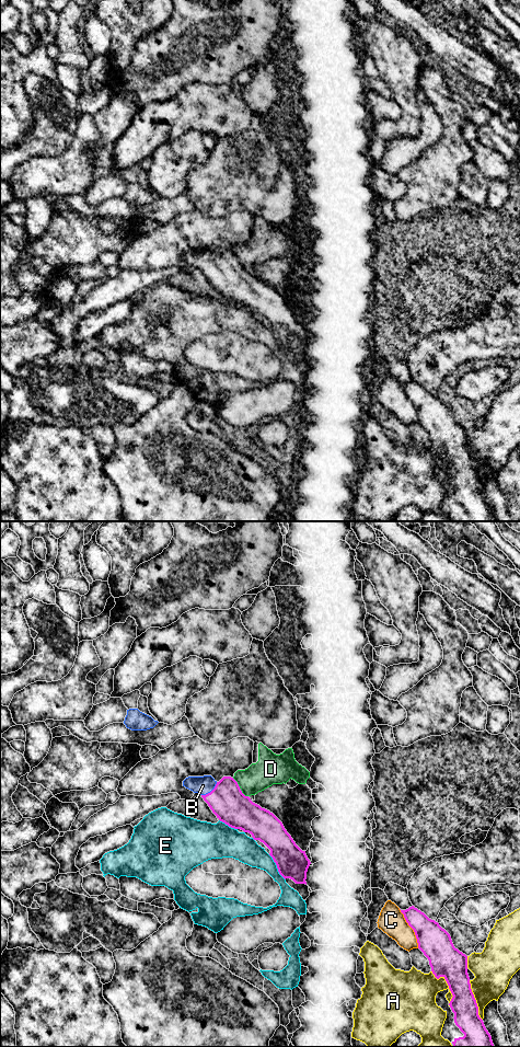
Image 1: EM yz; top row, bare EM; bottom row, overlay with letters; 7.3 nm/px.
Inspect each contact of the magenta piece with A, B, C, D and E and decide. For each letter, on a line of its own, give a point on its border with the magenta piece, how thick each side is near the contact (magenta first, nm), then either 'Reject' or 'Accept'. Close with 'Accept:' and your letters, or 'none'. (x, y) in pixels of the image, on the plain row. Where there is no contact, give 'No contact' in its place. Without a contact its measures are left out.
A: Touches magenta at yz (448, 459). Thickness 240 nm (magenta) against 300 nm. Reject
B: Touches magenta at yz (211, 265). Thickness 260 nm (magenta) against 140 nm. Accept
C: Touches magenta at yz (412, 402). Thickness 240 nm (magenta) against 190 nm. Reject
D: Touches magenta at yz (239, 262). Thickness 260 nm (magenta) against 200 nm. Reject
E: Touches magenta at yz (277, 342). Thickness 220 nm (magenta) against 180 nm. Reject
Accept: B

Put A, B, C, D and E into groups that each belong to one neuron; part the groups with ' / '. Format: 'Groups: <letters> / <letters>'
Groups: A / B / C / D / E

